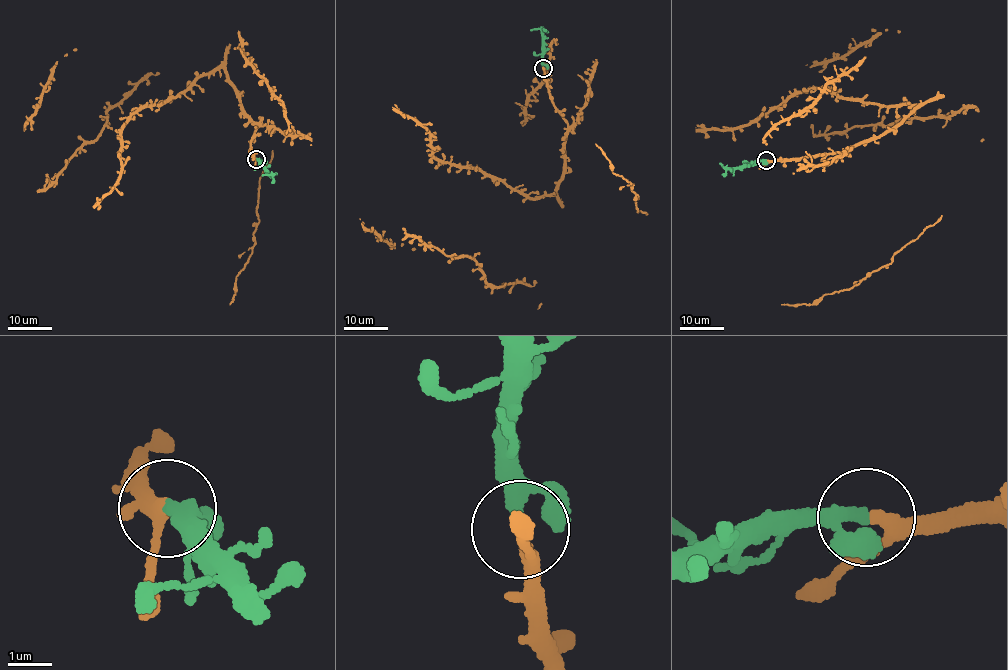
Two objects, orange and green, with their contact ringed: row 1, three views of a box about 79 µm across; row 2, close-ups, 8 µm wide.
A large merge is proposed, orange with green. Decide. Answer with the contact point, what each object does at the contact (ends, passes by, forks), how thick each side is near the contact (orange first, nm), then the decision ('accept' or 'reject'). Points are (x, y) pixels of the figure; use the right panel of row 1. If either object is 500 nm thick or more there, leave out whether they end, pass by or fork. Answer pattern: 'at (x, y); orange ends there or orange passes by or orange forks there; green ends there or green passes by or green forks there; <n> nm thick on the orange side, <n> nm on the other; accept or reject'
at (766, 160); orange passes by; green passes by; 260 nm thick on the orange side, 240 nm on the other; accept

